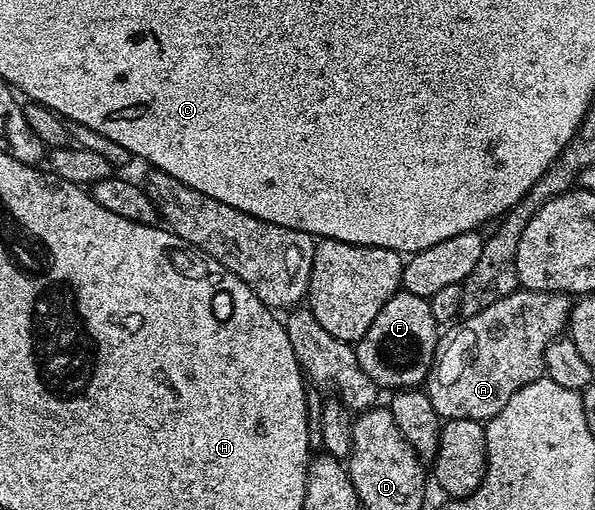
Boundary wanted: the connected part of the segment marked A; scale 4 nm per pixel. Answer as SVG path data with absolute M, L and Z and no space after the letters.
M517 288L513 294L506 296L502 300L498 300L494 304L490 304L490 308L478 312L473 318L464 318L462 322L464 327L449 340L448 347L445 350L443 347L442 353L439 355L438 361L434 366L434 376L429 377L426 382L426 393L429 396L430 404L433 405L434 412L439 414L441 419L444 420L461 418L462 420L474 420L475 422L483 423L487 423L489 418L498 416L498 412L502 412L502 408L506 408L506 400L510 400L510 396L514 396L514 392L518 392L526 384L535 382L537 378L544 374L544 353L546 352L546 348L554 339L561 337L565 333L566 327L570 322L572 307L573 303L567 294L551 294L550 292L542 292L541 290Z

